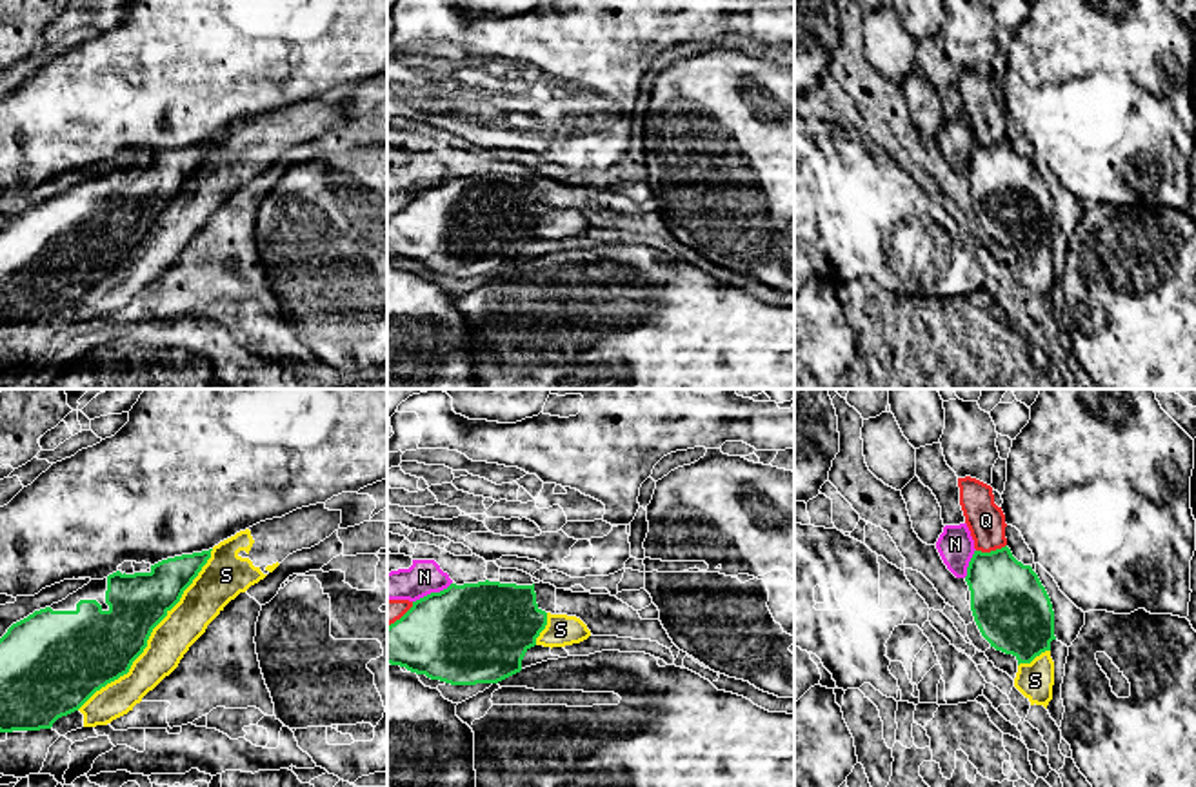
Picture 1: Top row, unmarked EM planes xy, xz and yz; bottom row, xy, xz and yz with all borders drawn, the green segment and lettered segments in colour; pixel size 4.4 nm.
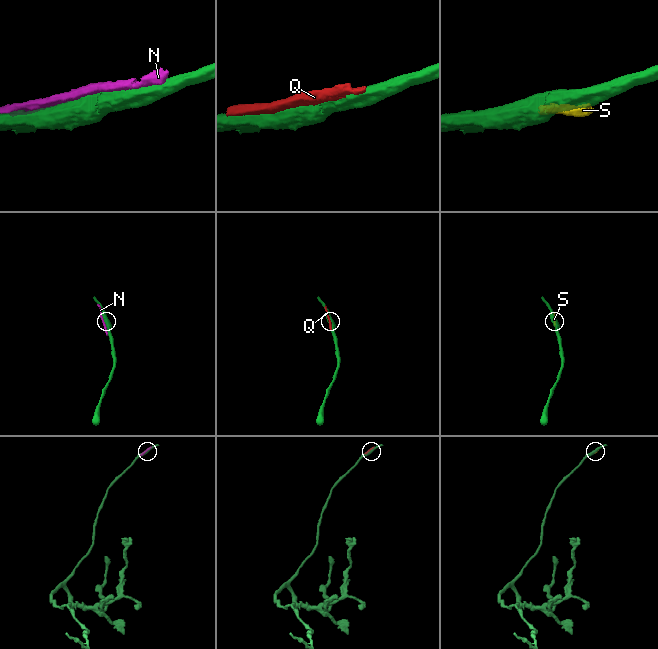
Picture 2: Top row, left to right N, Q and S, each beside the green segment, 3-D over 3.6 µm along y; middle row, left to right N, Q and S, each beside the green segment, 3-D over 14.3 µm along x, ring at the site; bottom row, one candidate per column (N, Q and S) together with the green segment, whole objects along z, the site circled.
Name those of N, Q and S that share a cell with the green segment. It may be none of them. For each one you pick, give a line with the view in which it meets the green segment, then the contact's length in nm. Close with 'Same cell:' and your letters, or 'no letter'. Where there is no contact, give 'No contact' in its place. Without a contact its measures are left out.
Same cell: no letter

